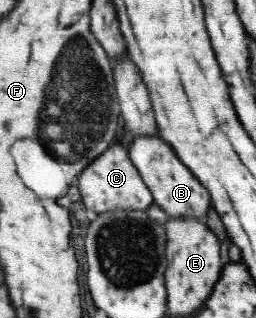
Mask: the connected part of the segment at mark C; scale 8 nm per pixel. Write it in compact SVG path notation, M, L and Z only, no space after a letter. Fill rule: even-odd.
M112 145L96 162L91 163L80 175L78 186L88 209L97 215L123 208L127 210L147 210L155 203L152 191L133 164L130 151L121 145Z

